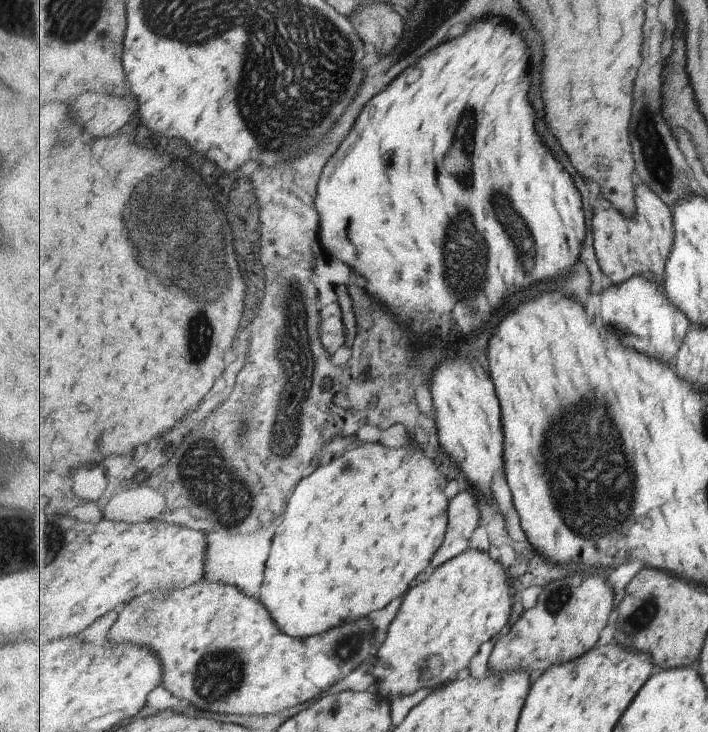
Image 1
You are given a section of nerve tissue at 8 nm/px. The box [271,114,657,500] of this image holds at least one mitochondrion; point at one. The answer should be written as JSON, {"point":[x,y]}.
{"point":[464,286]}

